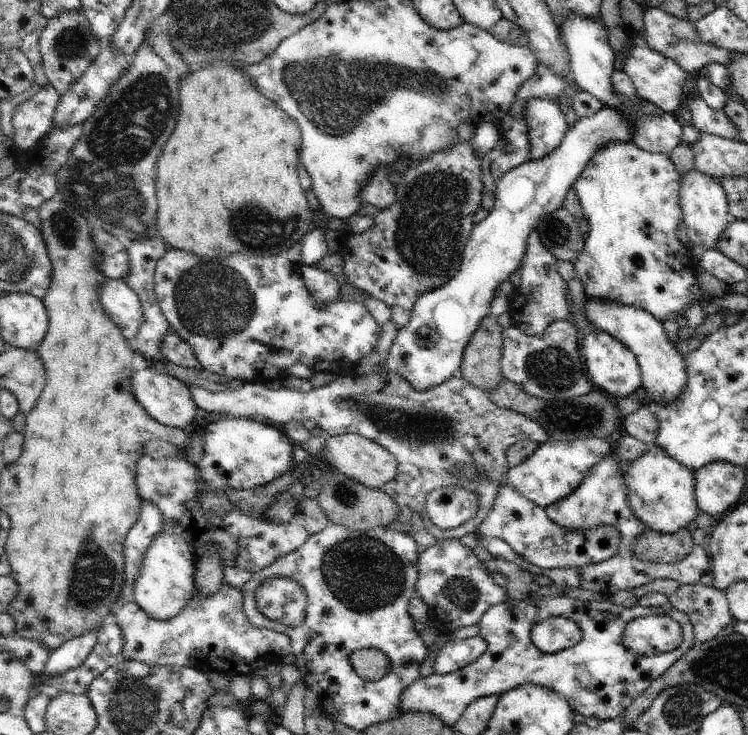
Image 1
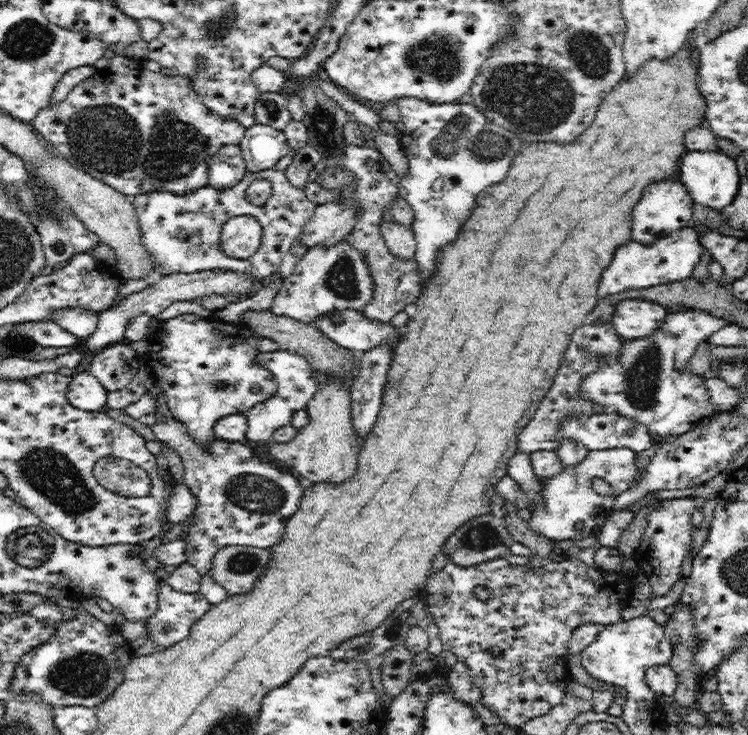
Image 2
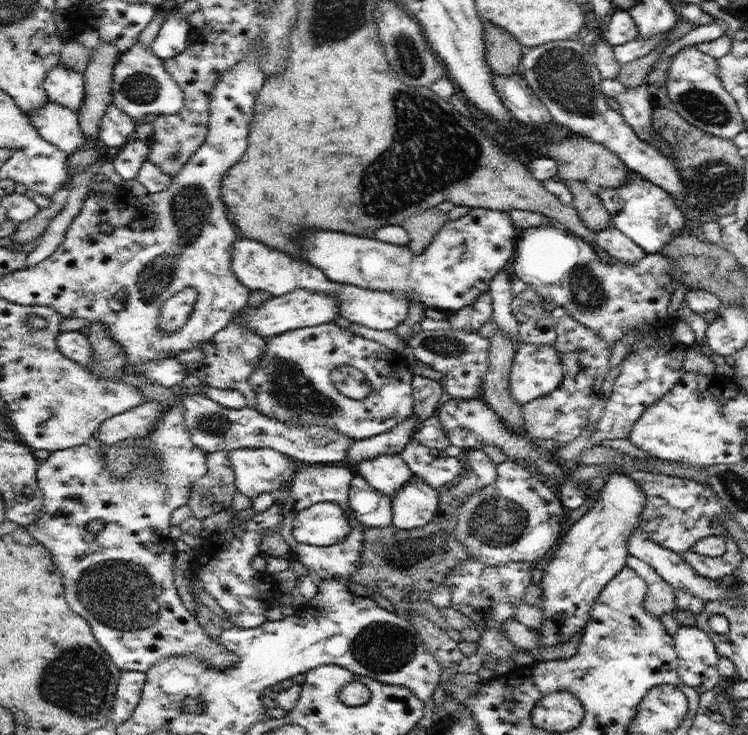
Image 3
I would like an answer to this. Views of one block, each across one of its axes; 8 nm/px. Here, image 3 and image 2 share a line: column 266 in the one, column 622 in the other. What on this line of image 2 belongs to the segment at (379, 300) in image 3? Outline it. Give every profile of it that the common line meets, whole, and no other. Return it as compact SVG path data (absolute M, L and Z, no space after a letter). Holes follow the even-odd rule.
M679 231L648 245L630 240L624 248L620 248L614 254L612 264L602 274L600 290L597 290L598 298L603 299L612 294L624 292L624 290L632 290L632 288L650 288L650 286L658 286L658 284L686 280L693 276L693 271L697 268L702 254L699 236L690 231Z

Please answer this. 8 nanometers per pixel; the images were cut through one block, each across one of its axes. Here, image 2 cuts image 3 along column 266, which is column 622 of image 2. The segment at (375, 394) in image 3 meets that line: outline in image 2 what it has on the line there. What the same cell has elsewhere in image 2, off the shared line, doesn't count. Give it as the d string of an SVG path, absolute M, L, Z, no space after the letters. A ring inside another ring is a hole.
M682 308L671 310L663 323L653 332L640 338L623 339L623 345L618 356L610 357L599 362L598 370L586 375L582 379L581 391L584 399L596 403L602 407L612 407L620 416L632 418L636 422L646 426L655 439L663 439L666 436L680 436L689 430L708 424L720 411L714 409L708 394L708 387L704 385L704 378L692 371L684 371L690 358L695 353L698 345L712 336L714 332L732 322L700 309Z

